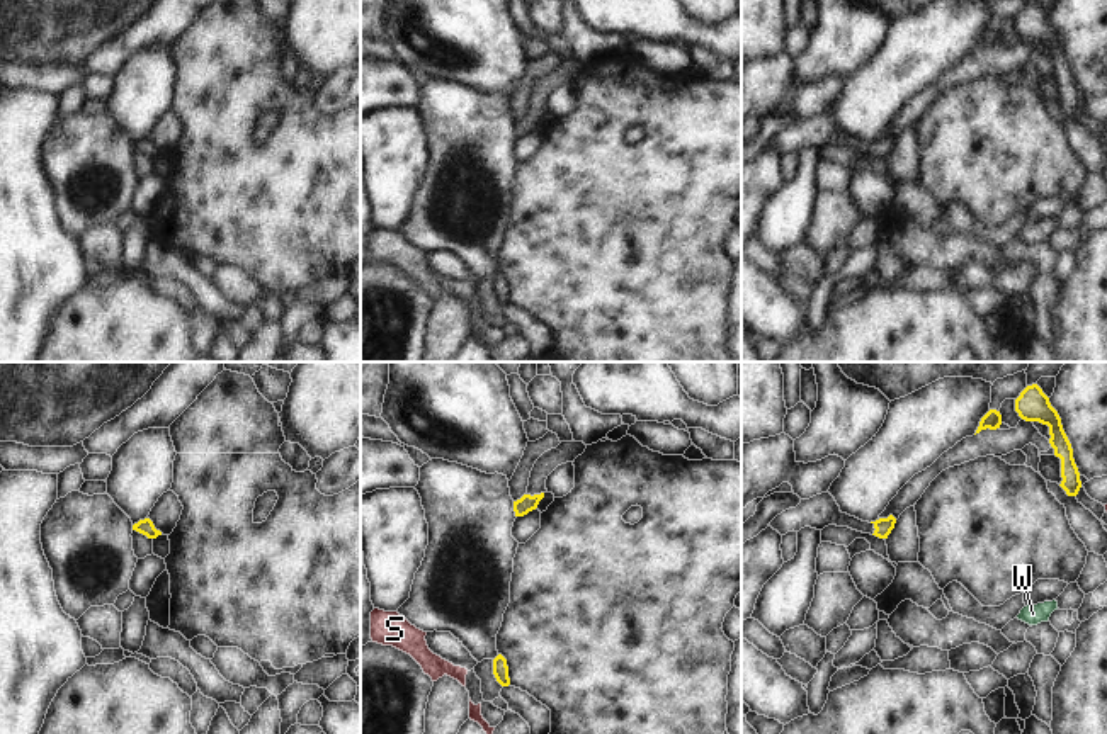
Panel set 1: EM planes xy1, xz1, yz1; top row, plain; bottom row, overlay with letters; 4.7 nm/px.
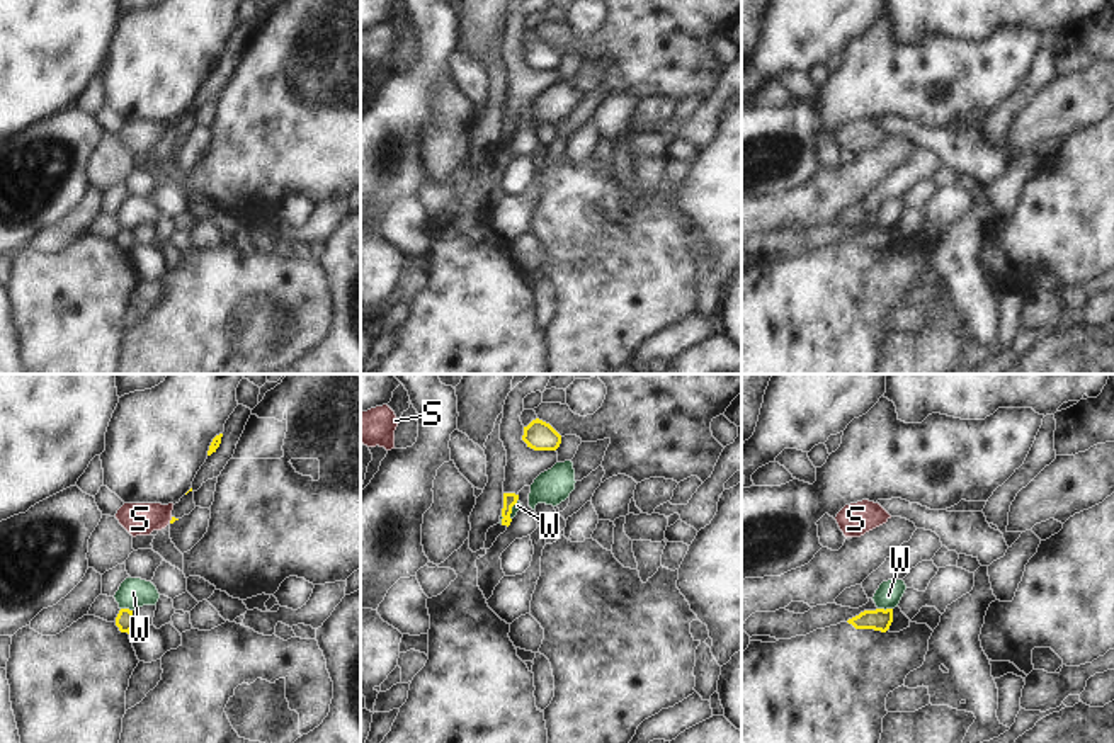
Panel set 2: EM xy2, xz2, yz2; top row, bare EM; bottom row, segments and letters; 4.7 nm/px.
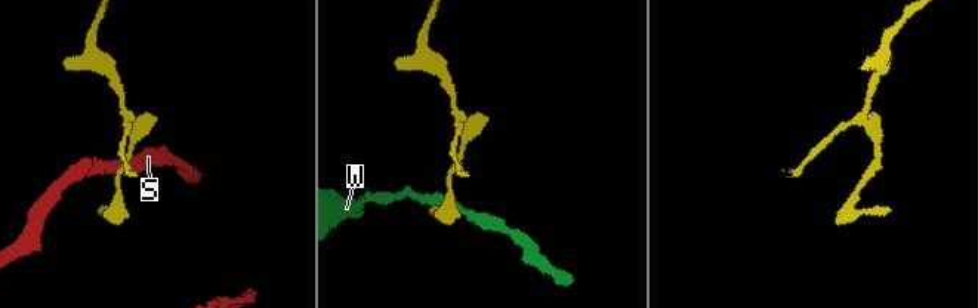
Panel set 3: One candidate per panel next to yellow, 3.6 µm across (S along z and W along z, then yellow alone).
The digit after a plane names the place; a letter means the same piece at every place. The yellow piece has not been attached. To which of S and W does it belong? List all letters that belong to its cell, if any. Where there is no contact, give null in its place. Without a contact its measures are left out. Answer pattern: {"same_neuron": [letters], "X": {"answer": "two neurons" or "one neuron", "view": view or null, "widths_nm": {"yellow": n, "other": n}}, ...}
{"same_neuron": [], "S": {"answer": "two neurons", "view": "xy2", "widths_nm": {"yellow": 20, "other": 160}}, "W": {"answer": "two neurons", "view": "yz2", "widths_nm": {"yellow": 110, "other": 120}}}

